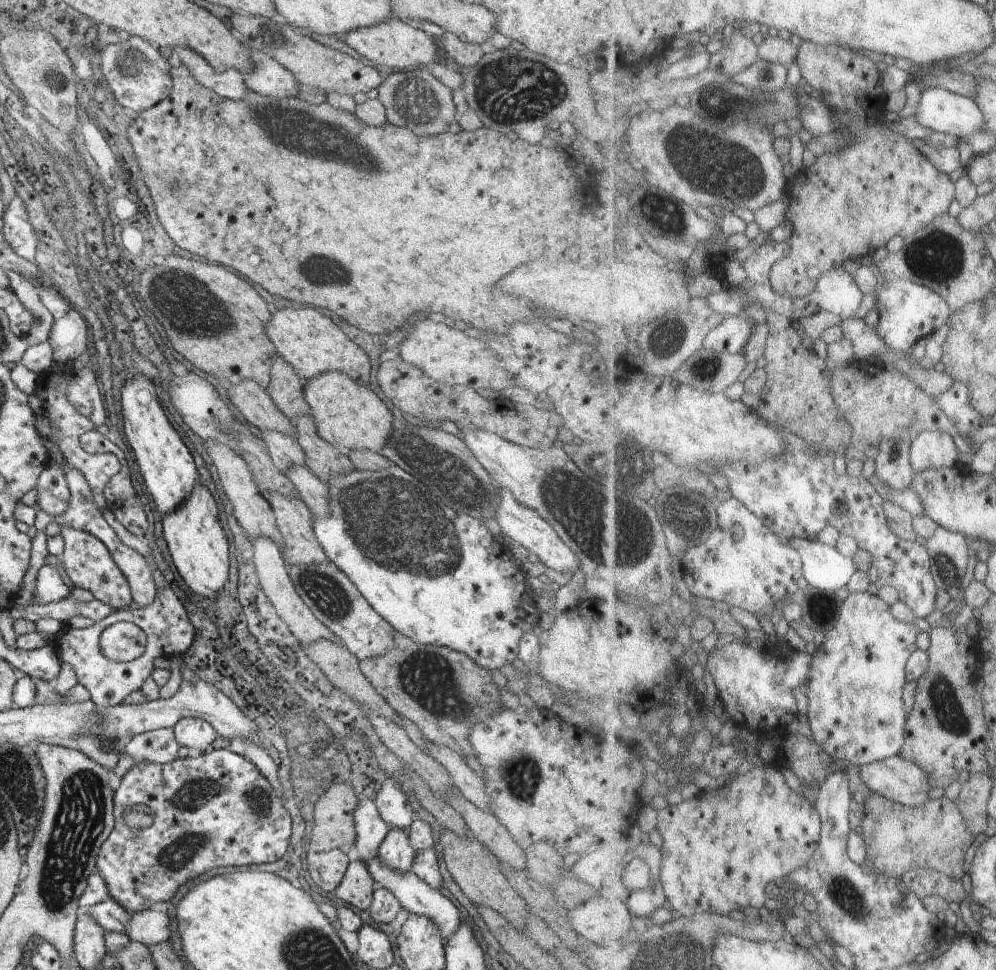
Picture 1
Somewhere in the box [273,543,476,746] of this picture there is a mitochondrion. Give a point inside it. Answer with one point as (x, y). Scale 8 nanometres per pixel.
(431, 674)

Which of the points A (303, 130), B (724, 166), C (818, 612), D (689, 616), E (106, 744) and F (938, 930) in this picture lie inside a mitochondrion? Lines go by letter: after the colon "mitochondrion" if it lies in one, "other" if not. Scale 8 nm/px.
A: mitochondrion
B: mitochondrion
C: mitochondrion
D: other
E: mitochondrion
F: other

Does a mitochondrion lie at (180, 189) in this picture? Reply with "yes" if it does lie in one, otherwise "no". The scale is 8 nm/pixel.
yes

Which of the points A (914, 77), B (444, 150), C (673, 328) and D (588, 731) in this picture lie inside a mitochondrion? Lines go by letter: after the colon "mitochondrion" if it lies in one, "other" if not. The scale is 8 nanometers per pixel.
A: other
B: other
C: mitochondrion
D: other

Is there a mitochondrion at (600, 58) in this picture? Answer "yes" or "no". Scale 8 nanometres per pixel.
no

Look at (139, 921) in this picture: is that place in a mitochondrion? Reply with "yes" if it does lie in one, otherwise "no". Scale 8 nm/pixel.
no

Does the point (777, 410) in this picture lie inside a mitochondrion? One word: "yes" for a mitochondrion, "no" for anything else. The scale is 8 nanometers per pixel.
no

